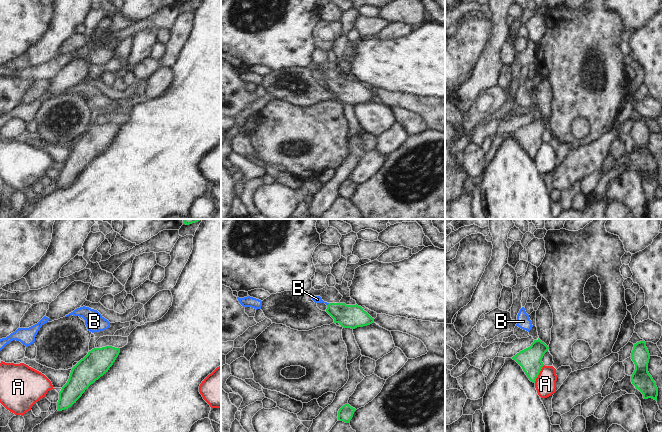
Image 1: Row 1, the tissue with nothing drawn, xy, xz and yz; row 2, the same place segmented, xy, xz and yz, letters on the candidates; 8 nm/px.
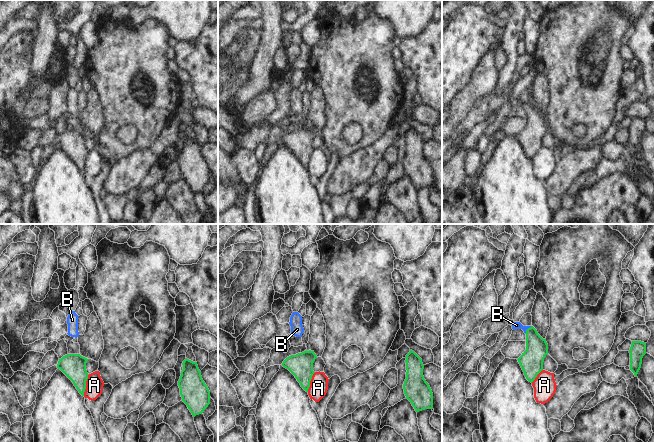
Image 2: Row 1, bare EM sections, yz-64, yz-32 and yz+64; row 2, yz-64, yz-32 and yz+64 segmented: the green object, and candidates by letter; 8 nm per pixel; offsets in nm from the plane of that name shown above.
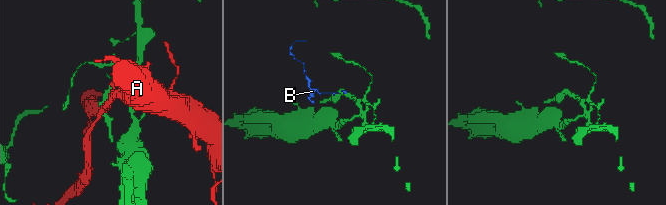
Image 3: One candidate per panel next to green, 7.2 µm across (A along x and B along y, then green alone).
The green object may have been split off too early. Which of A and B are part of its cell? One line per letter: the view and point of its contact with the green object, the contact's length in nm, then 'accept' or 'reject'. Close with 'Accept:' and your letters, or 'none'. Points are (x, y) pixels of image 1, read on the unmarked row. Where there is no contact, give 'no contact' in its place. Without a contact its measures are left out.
A: yz (538, 150) | 170 nm | reject
B: xz (328, 80) | 30 nm | accept
Accept: B

